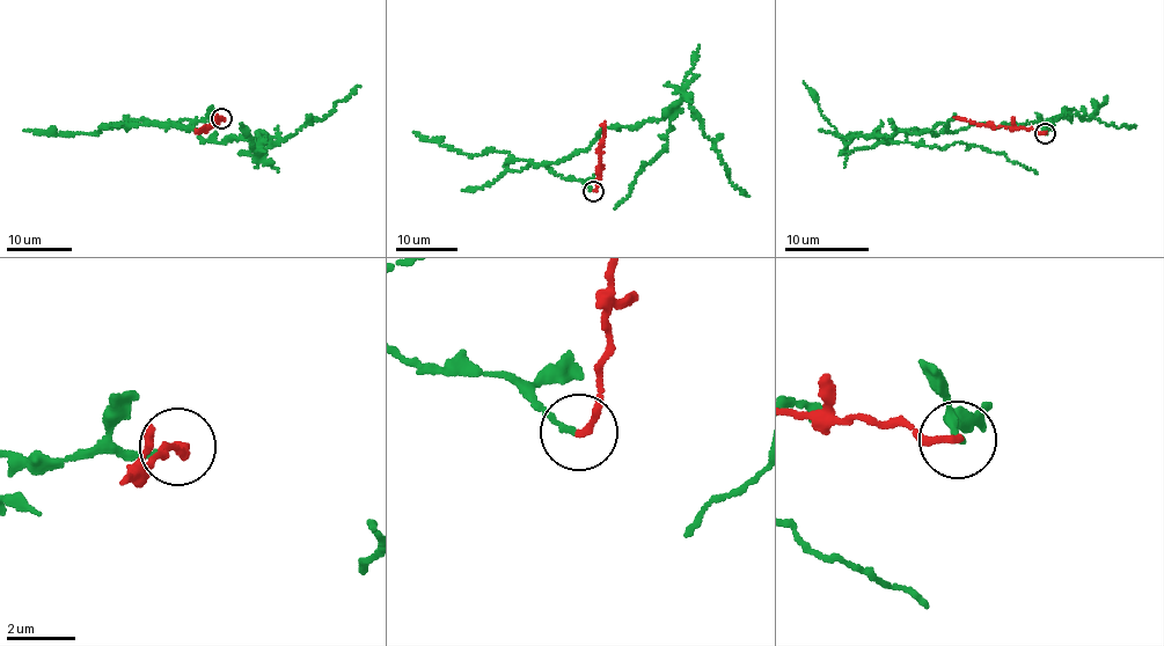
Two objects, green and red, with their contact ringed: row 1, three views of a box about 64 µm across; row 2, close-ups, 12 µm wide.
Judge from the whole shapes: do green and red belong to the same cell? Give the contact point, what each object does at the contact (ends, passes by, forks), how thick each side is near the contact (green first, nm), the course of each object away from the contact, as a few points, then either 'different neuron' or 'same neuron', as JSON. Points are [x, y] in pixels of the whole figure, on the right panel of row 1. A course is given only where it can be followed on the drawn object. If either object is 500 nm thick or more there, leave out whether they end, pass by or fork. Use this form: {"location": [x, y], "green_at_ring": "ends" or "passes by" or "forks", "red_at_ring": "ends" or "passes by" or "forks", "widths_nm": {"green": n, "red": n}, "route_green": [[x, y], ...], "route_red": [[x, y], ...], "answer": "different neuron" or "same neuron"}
{"location": [1045, 133], "green_at_ring": "ends", "red_at_ring": "ends", "widths_nm": {"green": 150, "red": 190}, "route_green": [[1046, 133], [1049, 122], [851, 138], [925, 132], [954, 114]], "route_red": [[1045, 133], [985, 126], [953, 117]], "answer": "different neuron"}

